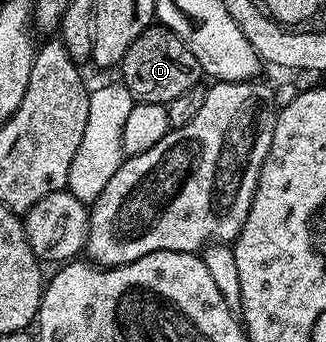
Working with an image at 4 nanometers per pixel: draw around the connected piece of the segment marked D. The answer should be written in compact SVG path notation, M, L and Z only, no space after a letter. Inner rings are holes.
M154 24L143 30L138 39L134 40L134 43L127 49L126 56L123 57L120 72L122 72L122 84L130 92L133 101L164 105L168 105L182 93L190 90L199 83L197 82L199 78L202 78L202 71L194 54L182 44L181 38L176 33L159 24Z

